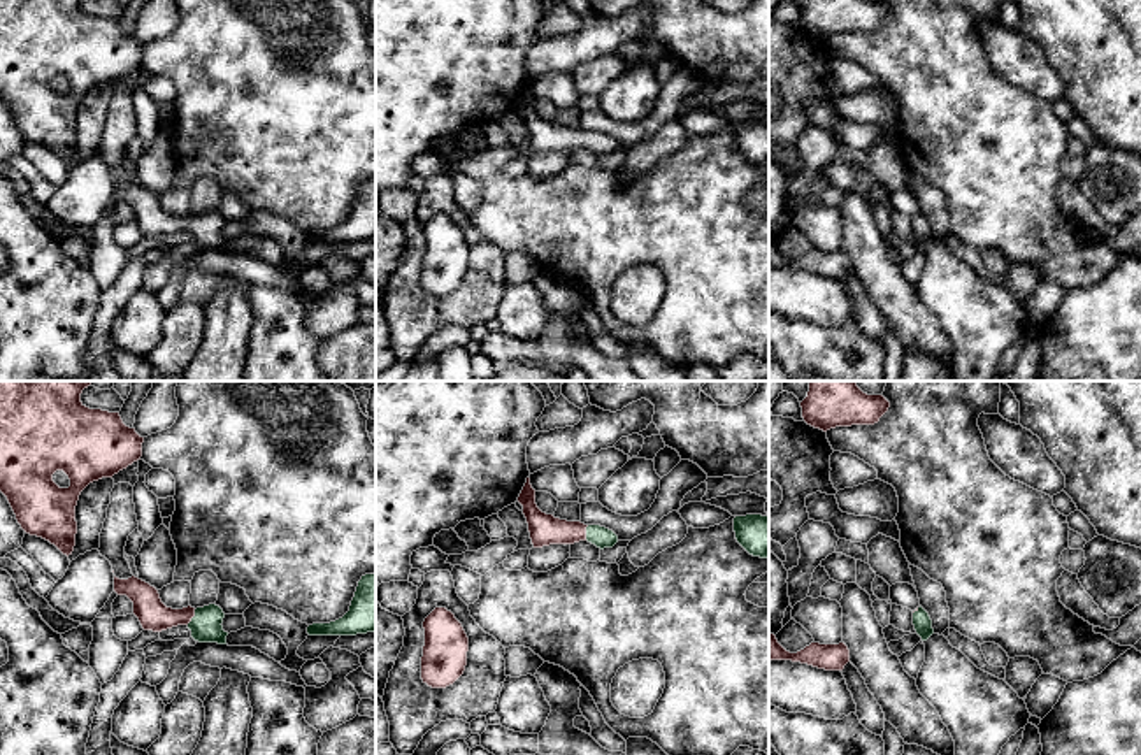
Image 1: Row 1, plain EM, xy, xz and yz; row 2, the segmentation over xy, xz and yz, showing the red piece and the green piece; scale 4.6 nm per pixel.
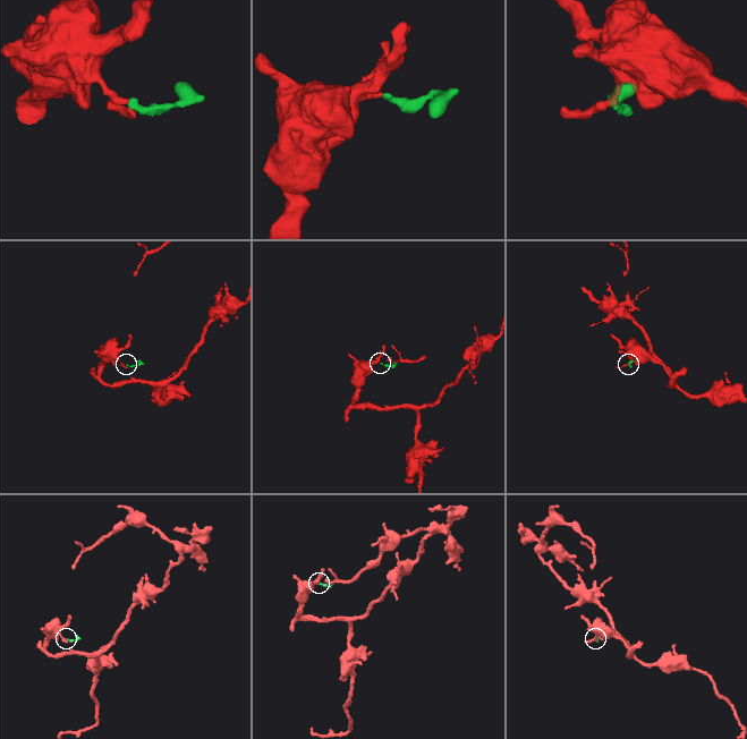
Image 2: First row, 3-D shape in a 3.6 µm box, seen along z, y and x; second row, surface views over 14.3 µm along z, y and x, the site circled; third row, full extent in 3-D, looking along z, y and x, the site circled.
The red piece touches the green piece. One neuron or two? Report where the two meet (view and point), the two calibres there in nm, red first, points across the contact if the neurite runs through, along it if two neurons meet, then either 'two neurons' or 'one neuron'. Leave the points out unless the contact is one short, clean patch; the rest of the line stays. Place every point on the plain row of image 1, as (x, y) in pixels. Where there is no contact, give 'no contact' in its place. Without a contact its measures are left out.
xy (193, 222) | 140/140 nm | across xy (153, 222), (193, 222), (206, 232) | one neuron

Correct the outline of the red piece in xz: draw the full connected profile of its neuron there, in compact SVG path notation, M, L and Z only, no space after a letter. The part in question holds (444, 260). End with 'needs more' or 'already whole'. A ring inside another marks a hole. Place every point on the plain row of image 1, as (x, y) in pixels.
M435 214L423 228L421 286L432 295L453 291L465 277L469 244L446 214Z | already whole

